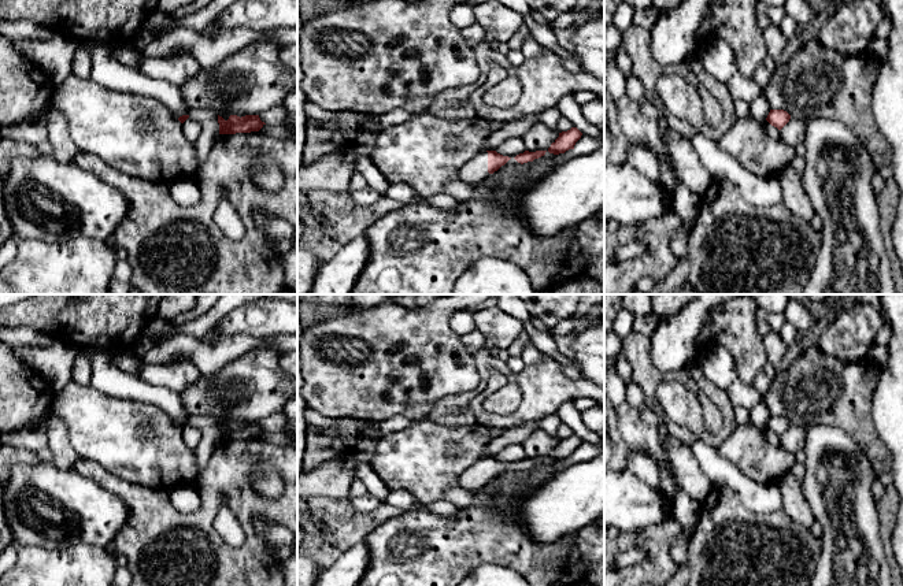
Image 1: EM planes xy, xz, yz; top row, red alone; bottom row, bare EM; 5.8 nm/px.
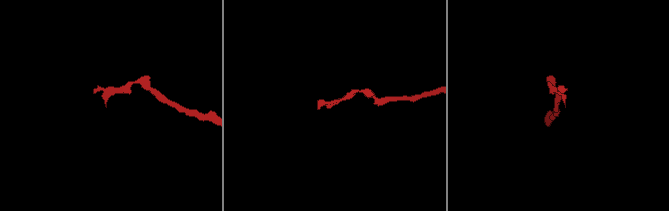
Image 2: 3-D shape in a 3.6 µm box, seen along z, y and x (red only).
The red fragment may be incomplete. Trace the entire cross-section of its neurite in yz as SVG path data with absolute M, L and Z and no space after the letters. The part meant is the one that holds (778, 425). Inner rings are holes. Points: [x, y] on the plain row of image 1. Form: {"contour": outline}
{"contour": "M770 416L766 427L781 437L791 426L791 422L784 416Z"}

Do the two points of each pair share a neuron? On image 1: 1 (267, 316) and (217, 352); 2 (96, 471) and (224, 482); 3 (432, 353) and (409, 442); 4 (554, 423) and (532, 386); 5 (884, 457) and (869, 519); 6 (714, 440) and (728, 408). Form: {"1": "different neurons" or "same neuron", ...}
{"1": "different neurons", "2": "same neuron", "3": "different neurons", "4": "different neurons", "5": "different neurons", "6": "same neuron"}

